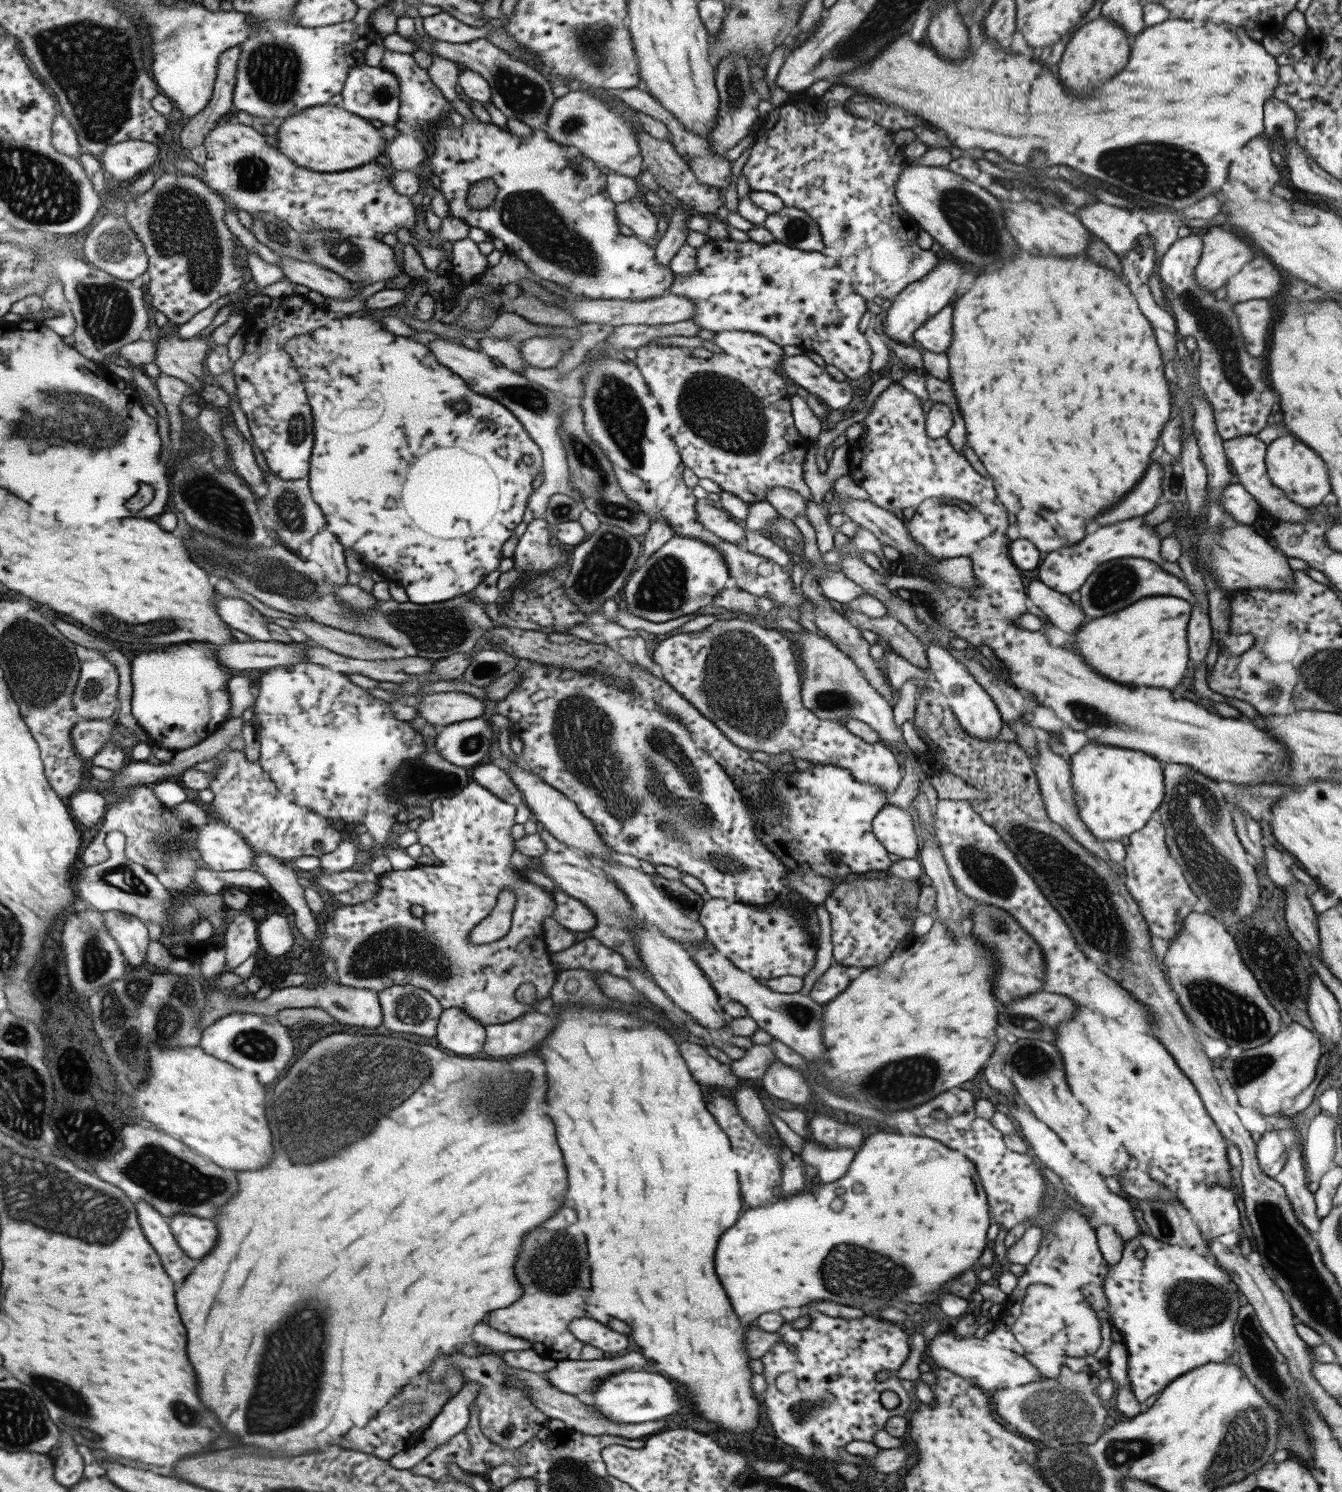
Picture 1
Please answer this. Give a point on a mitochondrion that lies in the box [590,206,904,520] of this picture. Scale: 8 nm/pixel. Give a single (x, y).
(718, 408)

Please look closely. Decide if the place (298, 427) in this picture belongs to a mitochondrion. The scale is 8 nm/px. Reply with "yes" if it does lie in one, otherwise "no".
yes

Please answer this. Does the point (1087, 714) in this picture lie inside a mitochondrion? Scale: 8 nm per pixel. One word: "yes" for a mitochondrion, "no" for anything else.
yes

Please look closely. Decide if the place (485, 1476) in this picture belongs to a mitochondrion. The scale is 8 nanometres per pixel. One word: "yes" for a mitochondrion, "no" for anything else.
no

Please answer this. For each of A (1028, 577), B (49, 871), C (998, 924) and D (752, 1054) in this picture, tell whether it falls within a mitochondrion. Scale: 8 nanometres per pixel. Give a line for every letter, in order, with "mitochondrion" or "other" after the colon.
A: other
B: other
C: mitochondrion
D: other

